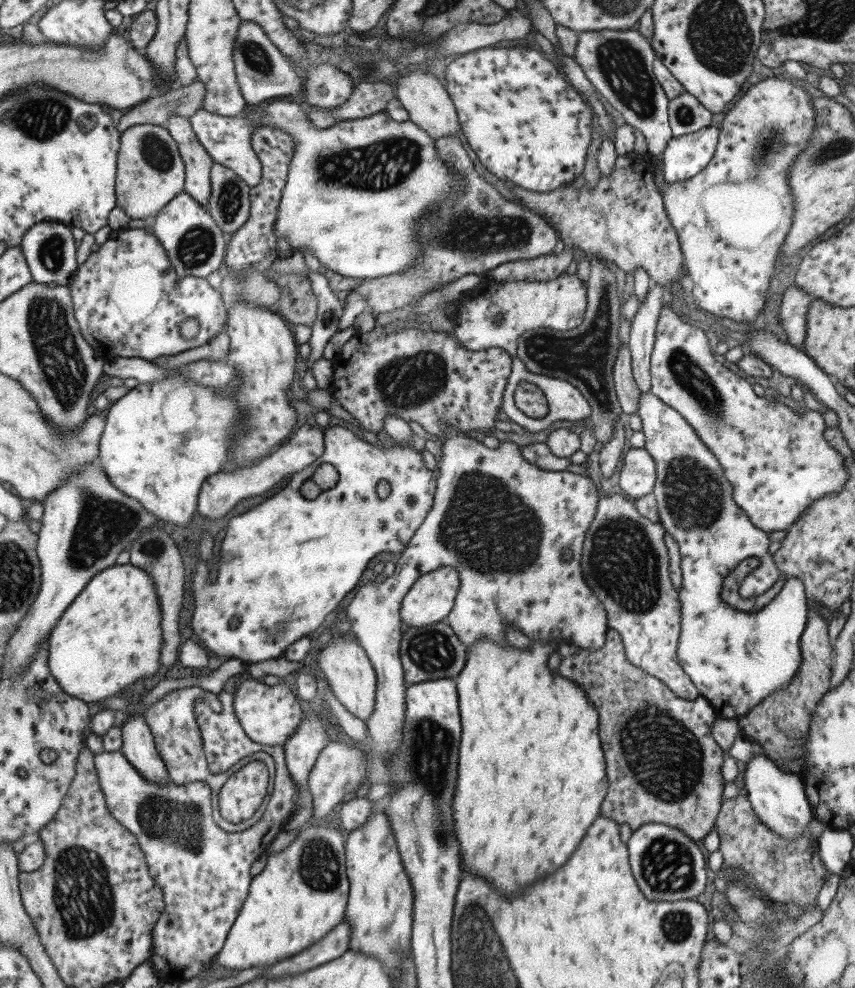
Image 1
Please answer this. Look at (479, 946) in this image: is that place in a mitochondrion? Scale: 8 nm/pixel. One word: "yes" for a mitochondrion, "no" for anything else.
yes

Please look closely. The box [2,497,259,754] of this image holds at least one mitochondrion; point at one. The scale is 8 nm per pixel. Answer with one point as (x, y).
(152, 551)

